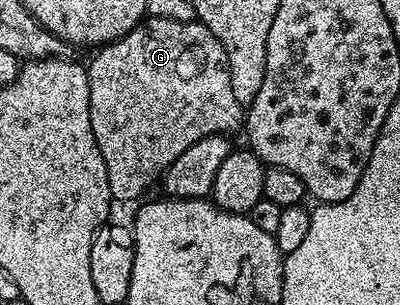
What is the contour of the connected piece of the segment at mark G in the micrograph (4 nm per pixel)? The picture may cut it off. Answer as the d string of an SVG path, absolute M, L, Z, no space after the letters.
M147 17L135 26L133 31L129 31L118 41L112 41L110 45L104 45L98 50L99 53L92 59L91 65L86 66L87 78L89 79L89 119L93 123L93 135L97 139L97 147L101 147L101 159L105 159L105 171L109 175L109 191L116 202L135 201L138 202L143 192L151 184L158 182L166 173L173 159L181 155L181 151L186 151L188 147L193 147L197 139L205 139L209 135L234 134L234 129L244 124L245 109L233 99L233 87L229 84L229 67L227 66L227 56L225 47L197 19L193 21L174 21L173 19L157 19L156 17Z

